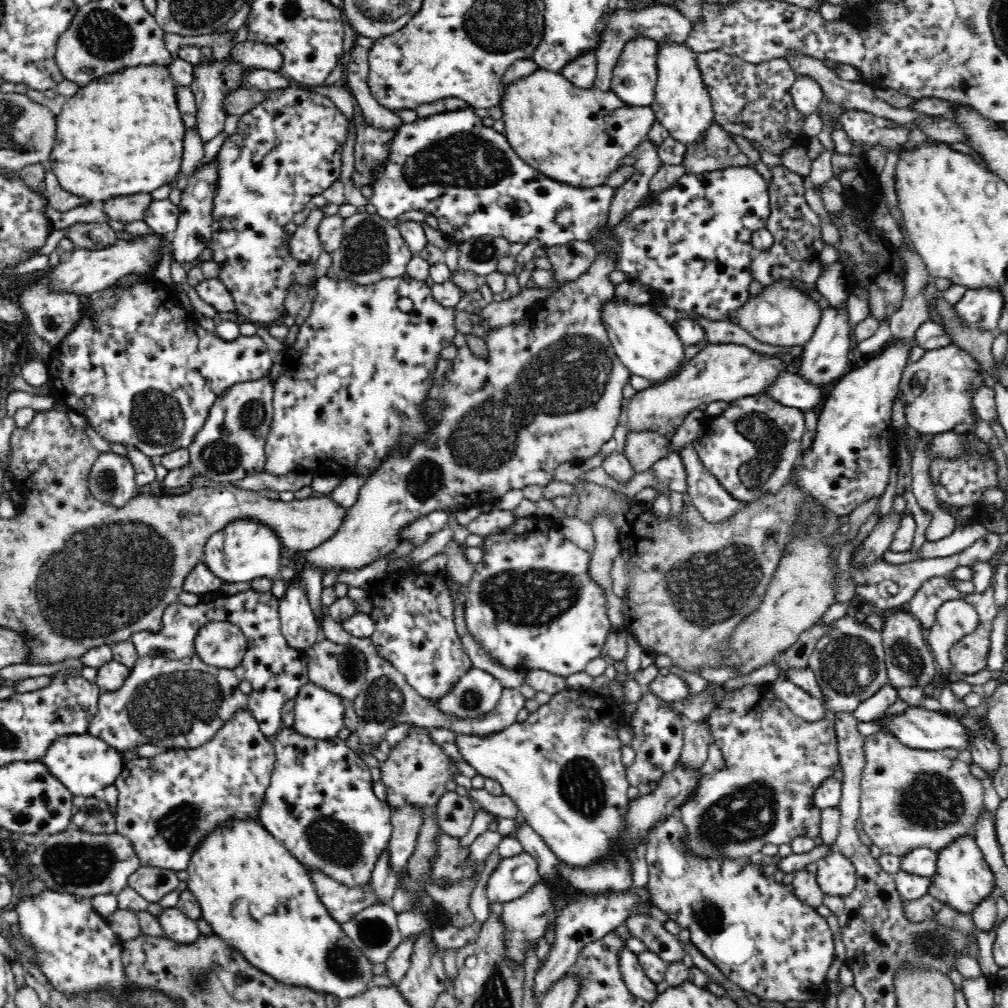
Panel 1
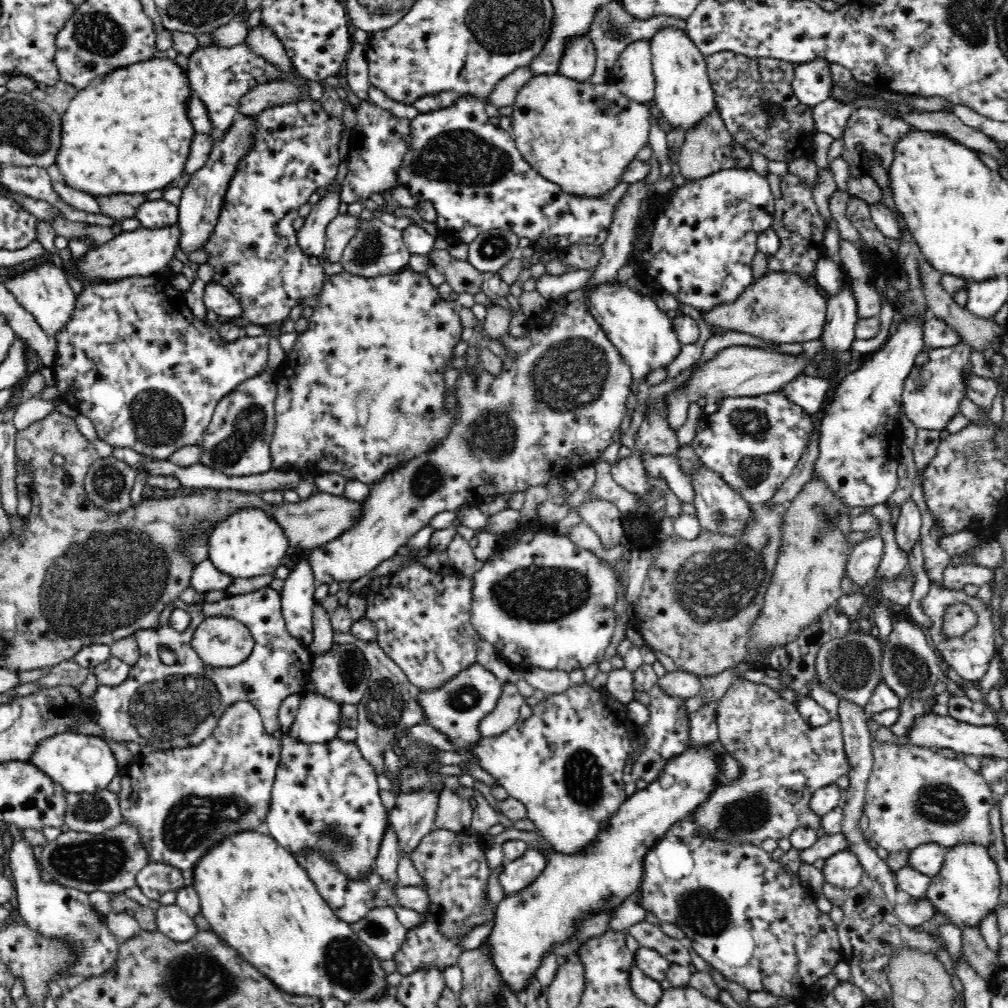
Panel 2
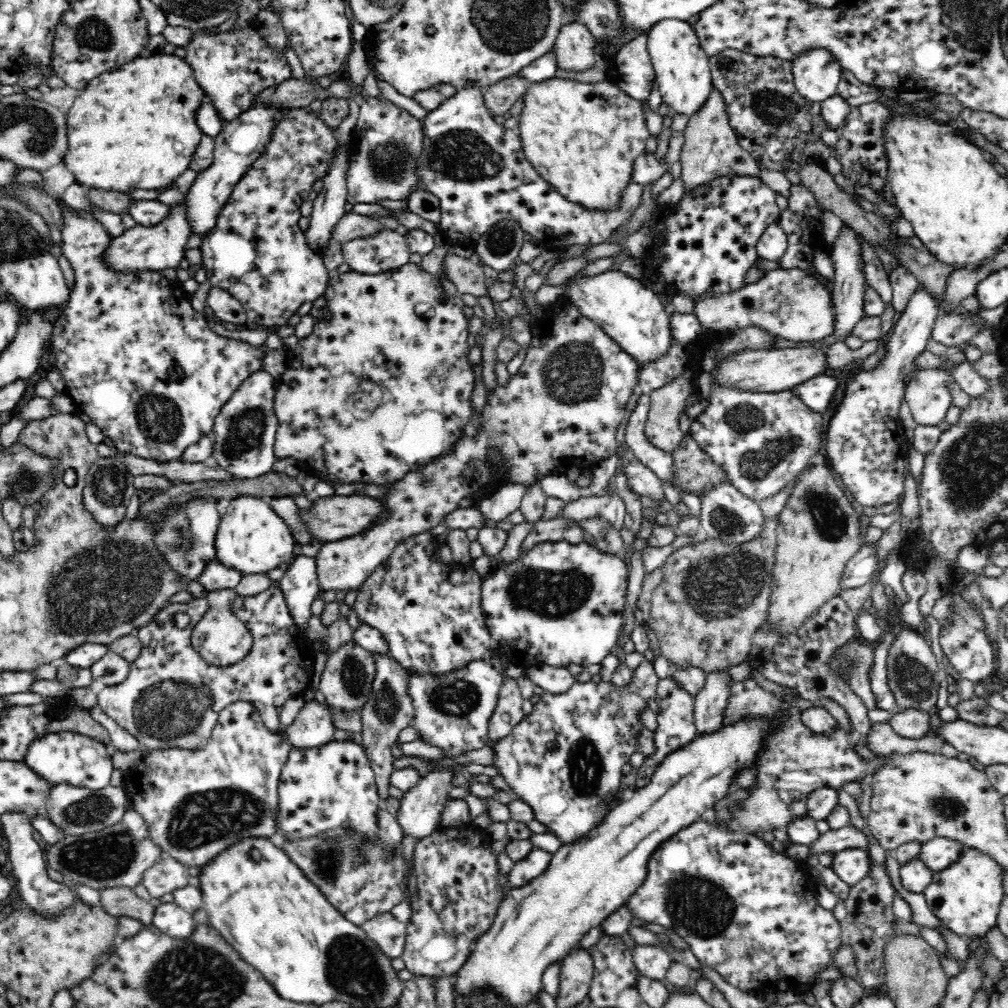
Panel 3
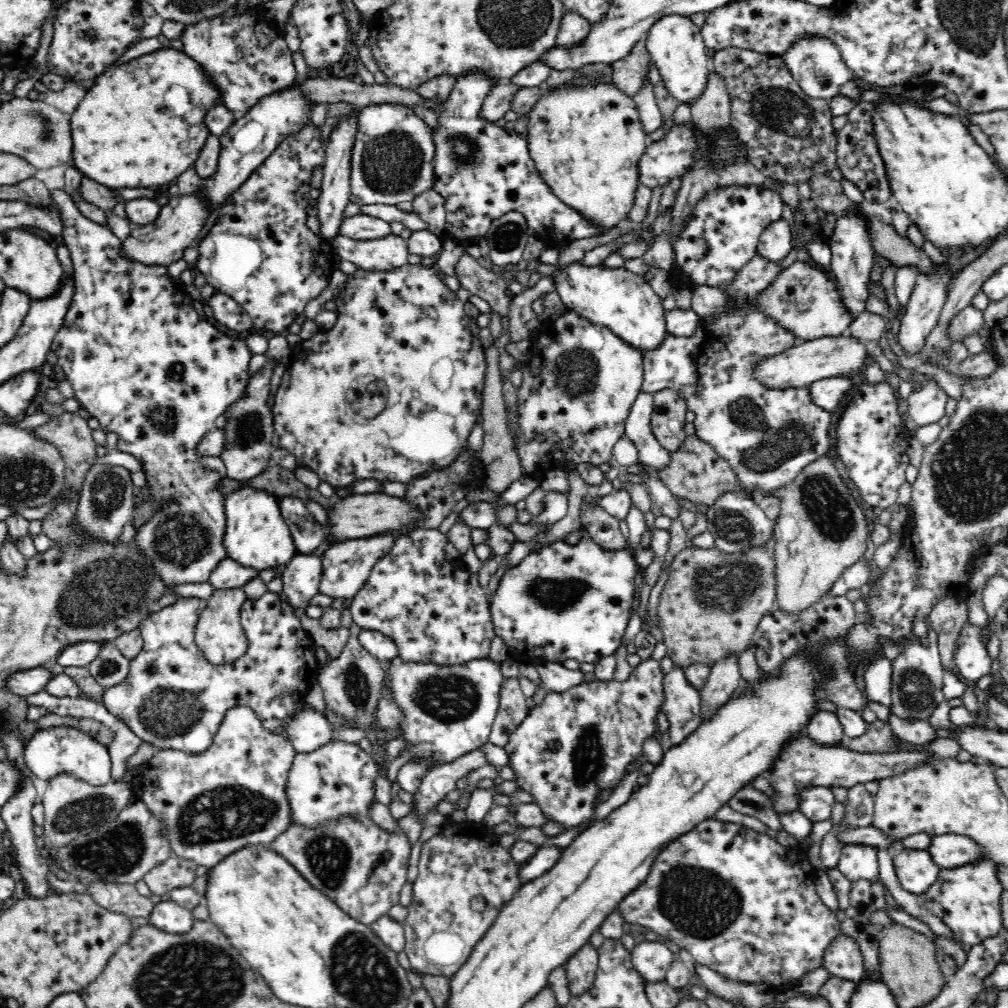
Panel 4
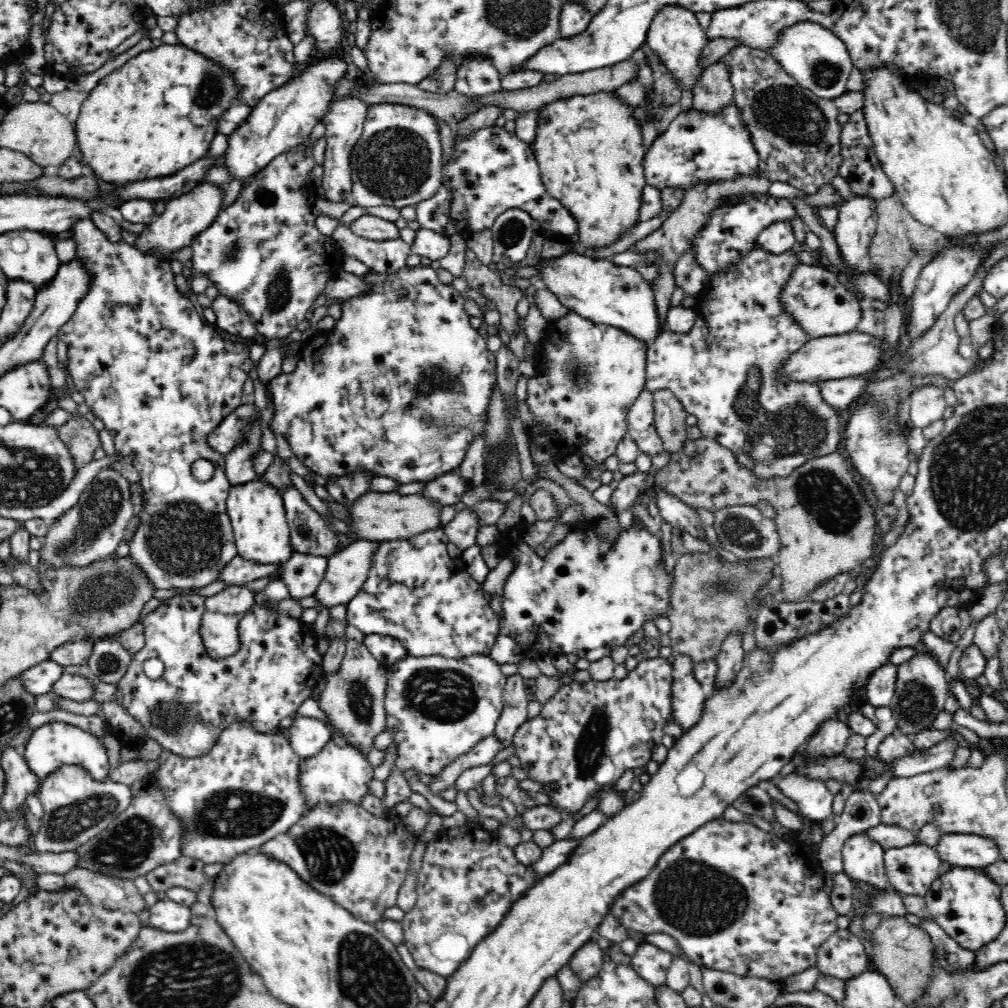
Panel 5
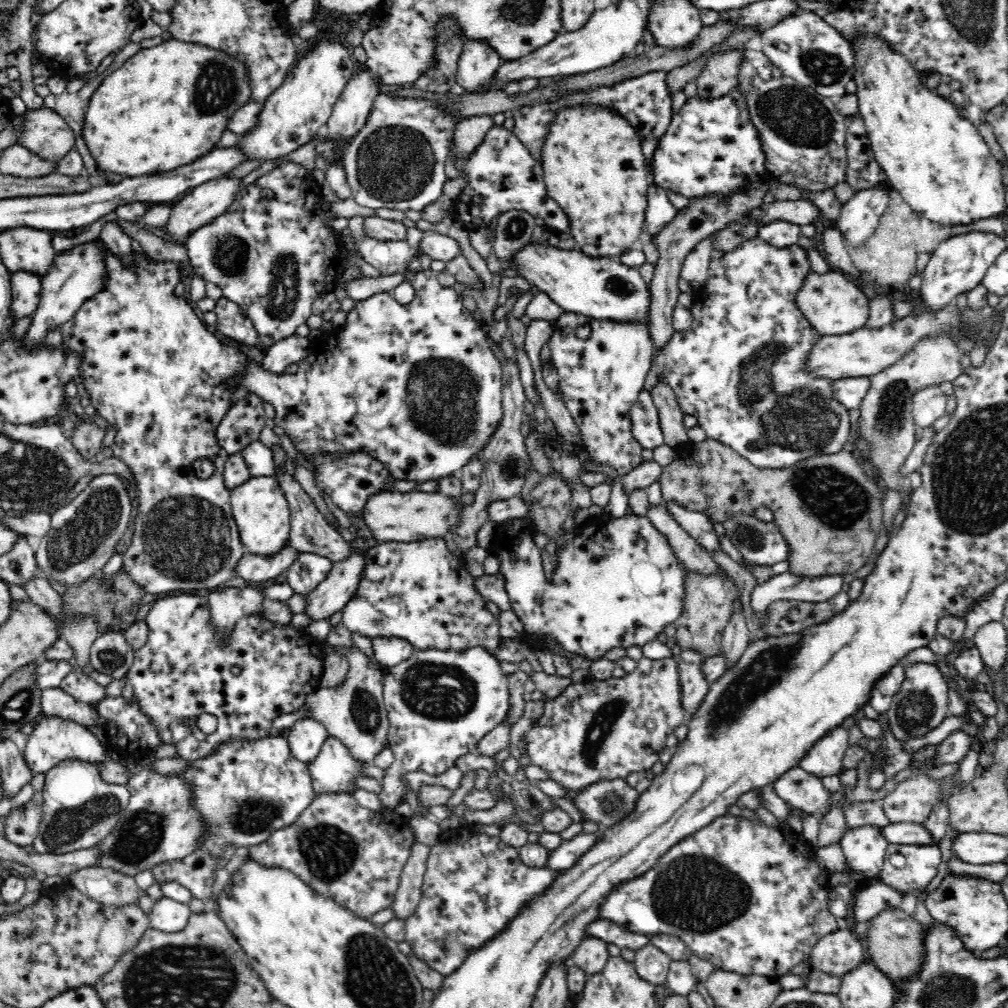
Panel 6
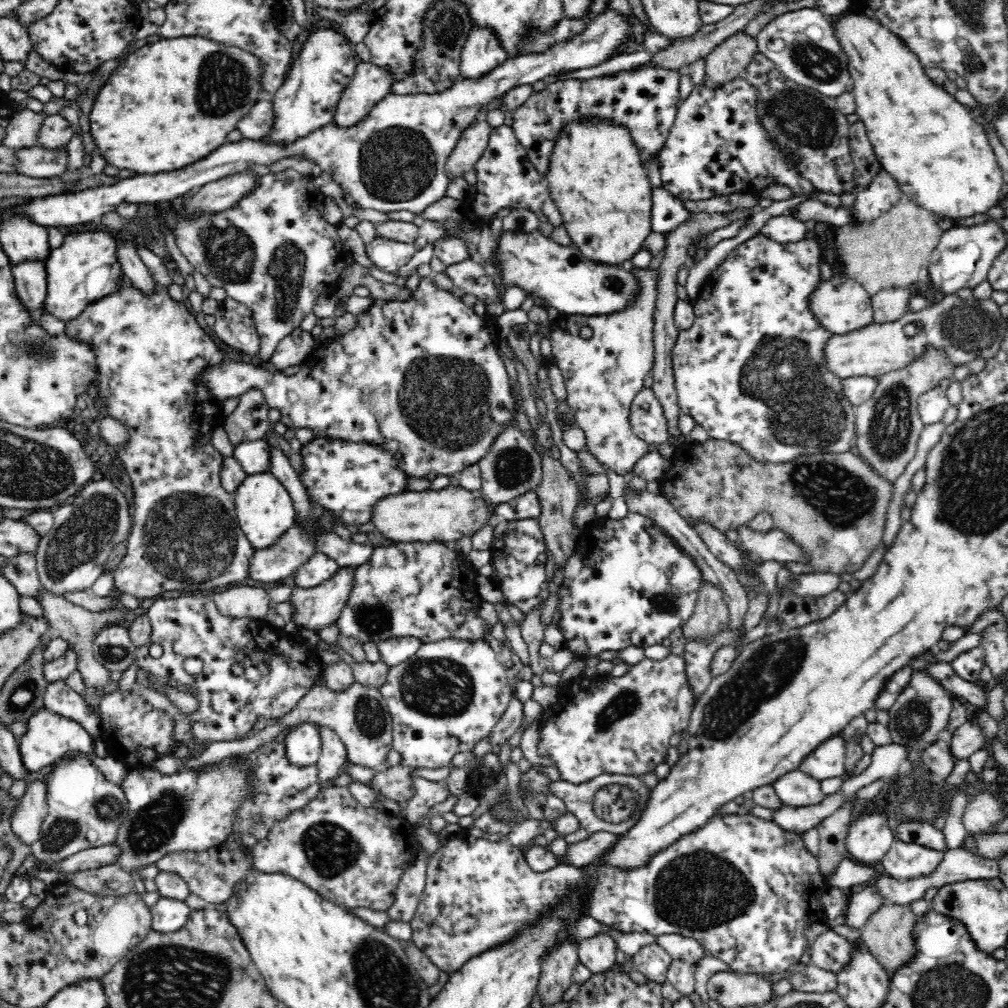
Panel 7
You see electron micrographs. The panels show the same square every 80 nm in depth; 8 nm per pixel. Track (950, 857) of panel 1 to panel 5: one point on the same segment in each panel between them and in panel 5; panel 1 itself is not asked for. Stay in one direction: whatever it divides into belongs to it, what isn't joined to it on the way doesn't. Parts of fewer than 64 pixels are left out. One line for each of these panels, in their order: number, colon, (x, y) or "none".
2: (967, 887)
3: (966, 895)
4: (967, 899)
5: (965, 902)

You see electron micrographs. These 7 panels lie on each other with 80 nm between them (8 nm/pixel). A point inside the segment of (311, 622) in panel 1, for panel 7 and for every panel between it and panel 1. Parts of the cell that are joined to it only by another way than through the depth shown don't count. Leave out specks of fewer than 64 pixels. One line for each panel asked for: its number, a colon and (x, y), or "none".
2: (297, 595)
3: (300, 586)
4: (300, 580)
5: (302, 573)
6: (308, 570)
7: (319, 567)

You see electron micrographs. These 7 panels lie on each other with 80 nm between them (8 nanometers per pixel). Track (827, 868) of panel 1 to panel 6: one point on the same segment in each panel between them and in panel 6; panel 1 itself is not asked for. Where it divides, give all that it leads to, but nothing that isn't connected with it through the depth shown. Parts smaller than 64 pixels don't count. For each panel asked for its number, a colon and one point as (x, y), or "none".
2: (842, 870)
3: (851, 865)
4: (856, 861)
5: (863, 861)
6: (864, 848)

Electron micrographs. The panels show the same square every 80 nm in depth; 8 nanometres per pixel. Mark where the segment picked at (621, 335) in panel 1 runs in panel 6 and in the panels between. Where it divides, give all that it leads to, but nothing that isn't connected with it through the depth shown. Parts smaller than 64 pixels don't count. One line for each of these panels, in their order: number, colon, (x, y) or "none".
2: (644, 336)
3: (629, 311)
4: (623, 302)
5: (598, 290)
6: (602, 288)

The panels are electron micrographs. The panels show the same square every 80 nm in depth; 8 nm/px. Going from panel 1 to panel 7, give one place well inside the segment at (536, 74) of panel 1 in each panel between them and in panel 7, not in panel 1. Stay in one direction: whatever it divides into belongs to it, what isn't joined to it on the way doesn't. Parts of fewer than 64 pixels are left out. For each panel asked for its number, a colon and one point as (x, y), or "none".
2: (581, 136)
3: (583, 138)
4: (586, 141)
5: (589, 148)
6: (593, 164)
7: (596, 177)

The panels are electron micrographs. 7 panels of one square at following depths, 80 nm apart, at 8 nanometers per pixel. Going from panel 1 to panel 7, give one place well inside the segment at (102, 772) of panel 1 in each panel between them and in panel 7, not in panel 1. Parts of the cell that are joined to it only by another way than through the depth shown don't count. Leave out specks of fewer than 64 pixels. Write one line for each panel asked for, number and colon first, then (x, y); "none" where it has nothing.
2: (83, 764)
3: (63, 757)
4: (48, 753)
5: (55, 744)
6: (54, 740)
7: (50, 737)

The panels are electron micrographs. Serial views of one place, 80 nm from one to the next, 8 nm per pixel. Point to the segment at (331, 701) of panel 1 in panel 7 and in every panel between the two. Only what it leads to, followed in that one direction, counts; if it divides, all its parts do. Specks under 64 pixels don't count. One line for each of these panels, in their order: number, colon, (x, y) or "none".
2: (318, 718)
3: (314, 726)
4: (310, 729)
5: (308, 735)
6: (306, 737)
7: (303, 742)

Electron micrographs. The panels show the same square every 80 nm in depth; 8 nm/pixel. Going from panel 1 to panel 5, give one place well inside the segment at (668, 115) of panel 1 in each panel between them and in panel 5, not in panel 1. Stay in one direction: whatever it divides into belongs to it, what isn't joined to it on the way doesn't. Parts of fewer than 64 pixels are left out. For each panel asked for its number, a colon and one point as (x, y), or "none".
2: (683, 94)
3: (681, 67)
4: (676, 47)
5: (677, 39)

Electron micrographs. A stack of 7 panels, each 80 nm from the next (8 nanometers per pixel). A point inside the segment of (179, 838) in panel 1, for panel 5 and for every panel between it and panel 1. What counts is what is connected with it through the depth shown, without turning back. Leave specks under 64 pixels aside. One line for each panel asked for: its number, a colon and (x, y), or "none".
2: (180, 801)
3: (195, 803)
4: (234, 793)
5: (241, 794)

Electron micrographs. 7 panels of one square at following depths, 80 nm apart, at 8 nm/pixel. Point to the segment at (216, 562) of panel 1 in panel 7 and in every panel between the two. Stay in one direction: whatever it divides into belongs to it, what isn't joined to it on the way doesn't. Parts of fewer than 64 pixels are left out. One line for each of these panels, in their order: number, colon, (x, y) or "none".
2: (249, 543)
3: (252, 539)
4: (256, 536)
5: (261, 534)
6: (259, 507)
7: (264, 510)

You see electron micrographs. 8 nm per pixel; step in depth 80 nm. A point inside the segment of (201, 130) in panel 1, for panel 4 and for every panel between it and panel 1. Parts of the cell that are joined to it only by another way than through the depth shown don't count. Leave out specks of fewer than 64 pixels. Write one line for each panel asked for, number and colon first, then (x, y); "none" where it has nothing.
2: (218, 77)
3: (231, 68)
4: (246, 58)

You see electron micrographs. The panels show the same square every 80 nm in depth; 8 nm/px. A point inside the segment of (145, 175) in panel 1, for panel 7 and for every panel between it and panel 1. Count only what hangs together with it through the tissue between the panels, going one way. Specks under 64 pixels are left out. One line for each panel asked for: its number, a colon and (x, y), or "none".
2: (127, 132)
3: (132, 128)
4: (141, 123)
5: (156, 114)
6: (166, 106)
7: (170, 103)

